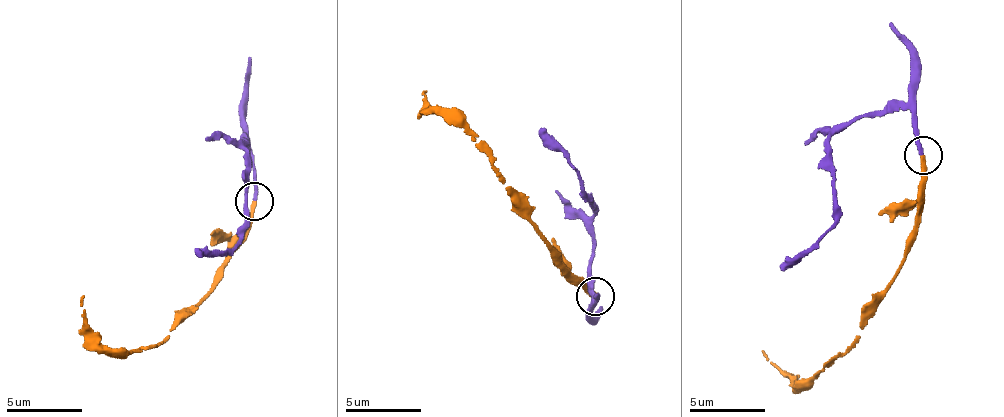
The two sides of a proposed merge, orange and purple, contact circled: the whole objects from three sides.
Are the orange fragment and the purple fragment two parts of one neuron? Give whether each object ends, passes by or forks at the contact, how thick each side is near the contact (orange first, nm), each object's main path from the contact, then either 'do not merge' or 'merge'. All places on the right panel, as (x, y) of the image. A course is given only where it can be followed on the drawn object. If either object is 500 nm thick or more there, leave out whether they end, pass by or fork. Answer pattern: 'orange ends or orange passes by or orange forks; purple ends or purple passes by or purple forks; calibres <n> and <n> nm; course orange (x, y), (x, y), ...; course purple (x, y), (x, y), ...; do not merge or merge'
orange ends; purple ends; calibres 240 and 240 nm; course orange (922, 156), (922, 185), (908, 244), (859, 336), (813, 382), (802, 387), (762, 353); course purple (922, 156), (918, 120), (907, 111), (854, 116), (828, 144), (836, 220), (778, 266); merge

